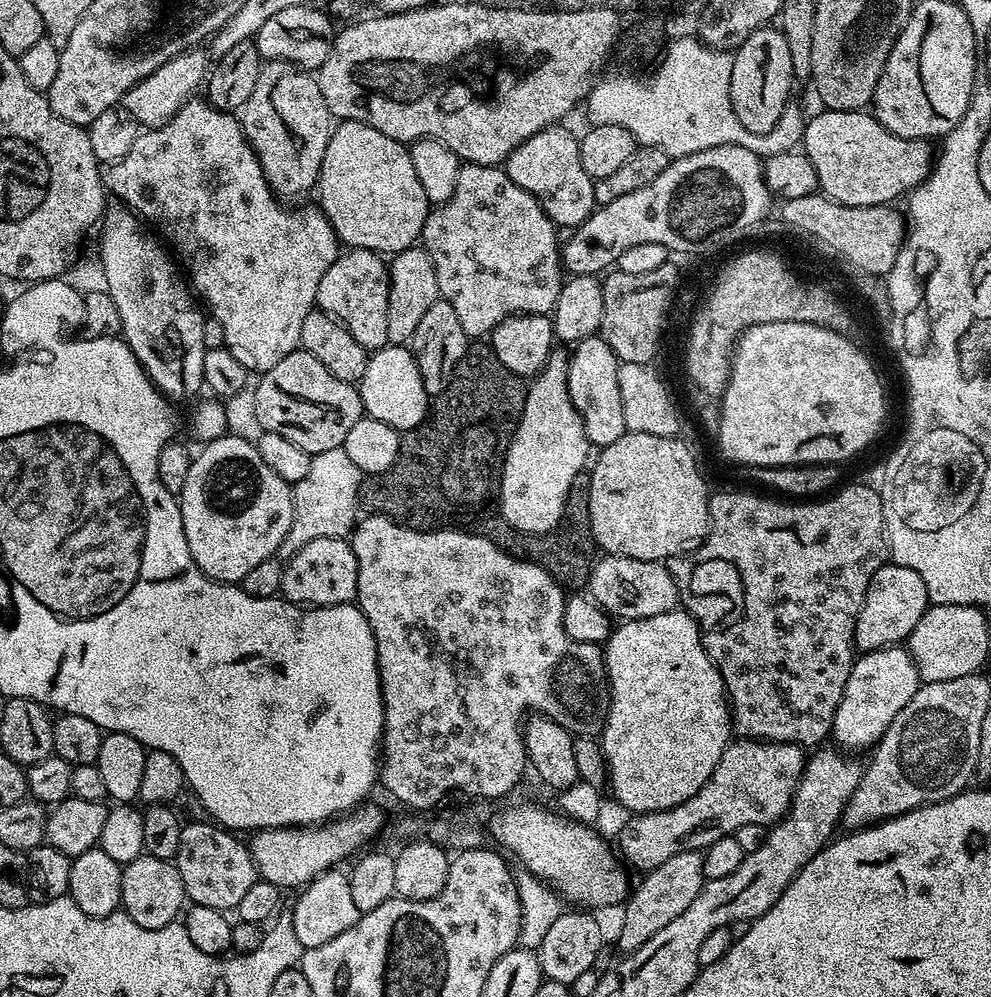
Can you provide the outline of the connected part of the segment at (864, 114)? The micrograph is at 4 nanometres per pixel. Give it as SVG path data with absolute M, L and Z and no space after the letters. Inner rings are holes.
M820 110L804 126L802 150L814 162L819 191L846 206L891 205L928 178L934 163L933 145L926 140L898 138L876 121L871 111Z

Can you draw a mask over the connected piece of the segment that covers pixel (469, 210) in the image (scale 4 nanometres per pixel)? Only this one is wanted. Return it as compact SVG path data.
M464 164L461 167L458 182L454 182L454 194L445 204L435 205L429 211L424 223L422 246L434 262L434 274L438 274L440 299L450 302L450 306L454 306L454 314L458 314L458 322L462 322L462 330L466 330L469 338L487 337L492 329L498 327L508 316L542 316L551 313L552 308L558 302L562 283L562 275L560 276L560 272L562 273L562 248L558 240L556 244L556 232L558 232L557 225L552 223L546 210L542 210L542 206L536 201L534 194L522 190L522 186L518 186L518 182L509 178L503 167L482 166L481 164Z

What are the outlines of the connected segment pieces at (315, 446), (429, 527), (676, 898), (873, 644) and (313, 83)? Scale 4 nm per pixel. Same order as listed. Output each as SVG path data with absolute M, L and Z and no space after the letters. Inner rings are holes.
M297 350L286 354L278 366L261 375L252 396L252 412L265 432L282 434L294 446L302 446L309 454L343 448L346 434L365 415L360 389L342 378L334 378L314 354Z
M469 347L466 355L458 362L456 375L446 390L435 397L430 415L418 427L401 435L400 449L391 466L385 472L363 477L360 499L363 507L368 507L373 513L387 516L389 520L395 520L407 528L416 528L419 532L443 532L455 526L462 532L490 537L499 548L512 556L542 566L542 570L546 570L565 589L580 590L587 585L594 563L594 541L591 531L586 530L585 521L565 518L549 532L524 533L512 528L504 520L499 506L502 461L524 409L525 391L525 381L506 370L506 366L502 366L502 362L498 362L492 353L491 347Z
M699 851L679 852L674 858L666 858L662 866L658 866L653 872L647 873L640 885L631 889L630 895L623 905L624 921L620 924L620 948L621 953L627 954L638 950L642 942L650 942L662 926L674 922L694 898L705 886L704 878L704 857Z
M891 562L882 565L878 574L870 578L870 586L862 602L862 610L858 614L855 647L865 653L907 641L914 626L918 626L918 618L922 618L928 607L930 601L926 594L926 582L922 582L922 578L918 578L914 570Z
M285 60L261 63L258 82L238 119L248 145L262 166L266 182L277 197L292 200L317 187L334 117L326 106L326 98L322 98L315 75L306 74L305 69Z

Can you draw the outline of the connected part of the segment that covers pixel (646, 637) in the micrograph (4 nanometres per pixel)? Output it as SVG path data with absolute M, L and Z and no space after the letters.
M673 610L666 614L654 614L654 618L642 618L641 620L625 620L613 631L603 645L604 670L608 674L608 691L610 699L608 702L608 713L604 730L598 737L600 749L604 751L604 762L606 765L606 780L612 784L612 796L628 811L628 814L639 814L642 812L657 812L658 810L670 810L686 798L694 798L698 790L714 774L714 766L718 766L718 758L722 758L724 751L734 736L732 718L728 706L728 693L724 691L724 679L720 671L714 666L712 659L706 654L706 650L700 641L700 628L696 619L683 610Z

